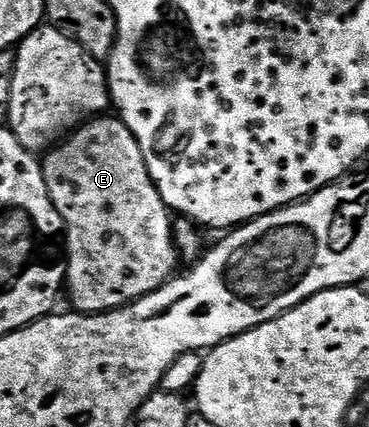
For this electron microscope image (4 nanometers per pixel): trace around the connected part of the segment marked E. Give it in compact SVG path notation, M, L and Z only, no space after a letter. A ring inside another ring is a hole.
M99 116L83 123L61 144L55 145L41 159L41 164L48 196L66 225L64 290L67 295L70 293L70 302L74 305L71 307L77 313L106 314L110 310L118 310L156 292L175 277L180 255L174 241L175 223L170 222L172 211L164 204L148 172L140 144L120 118Z

